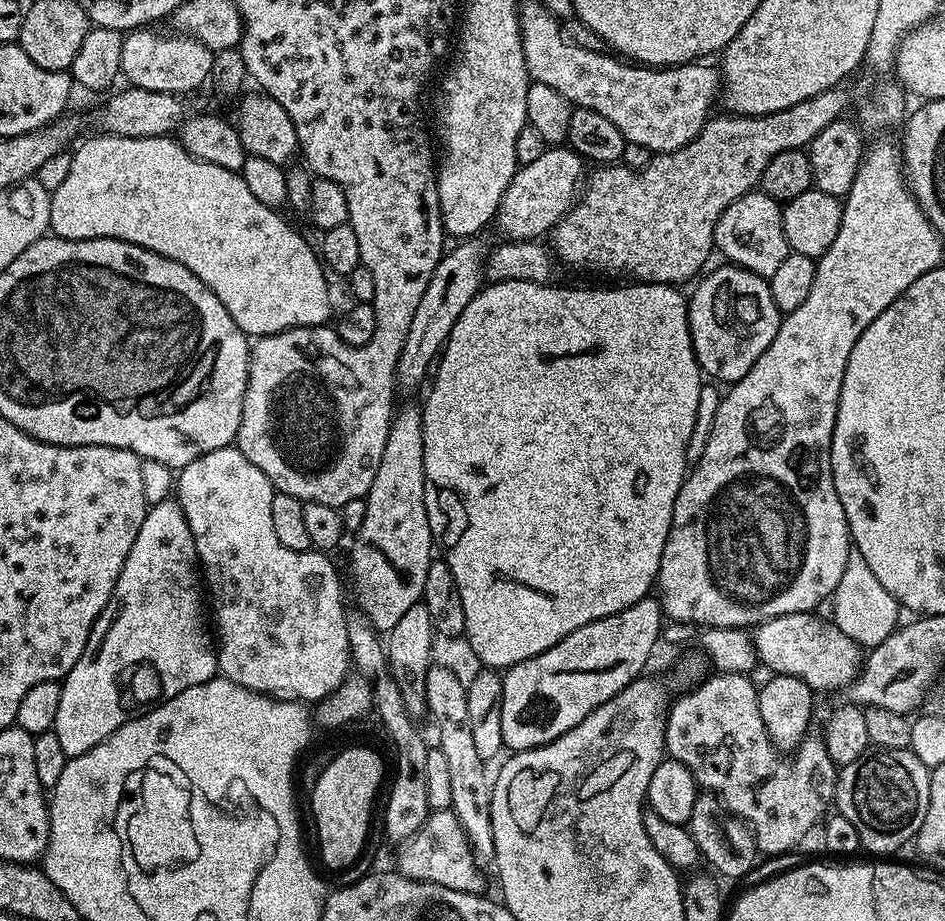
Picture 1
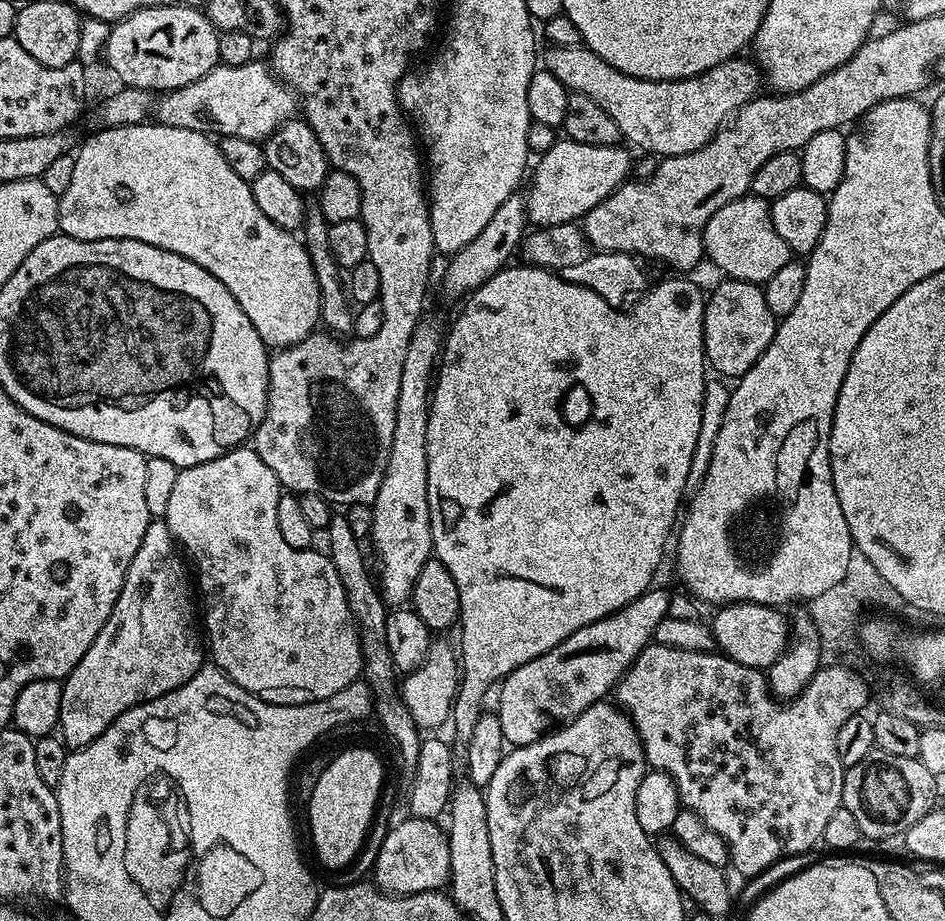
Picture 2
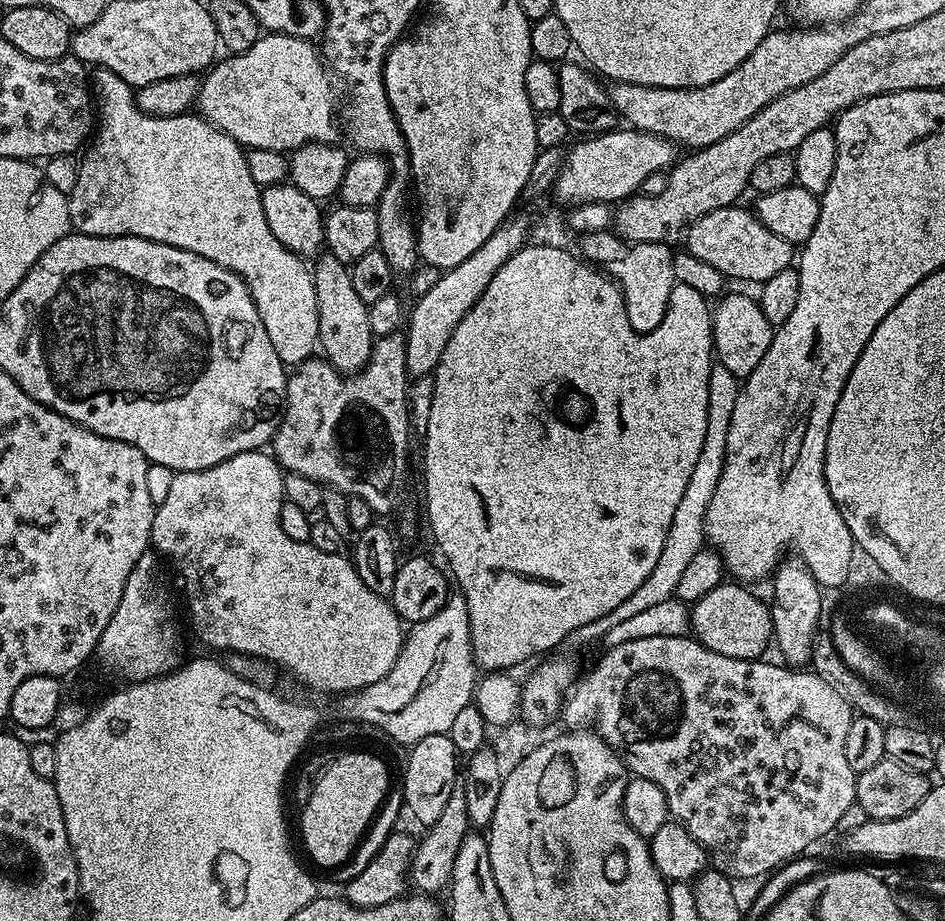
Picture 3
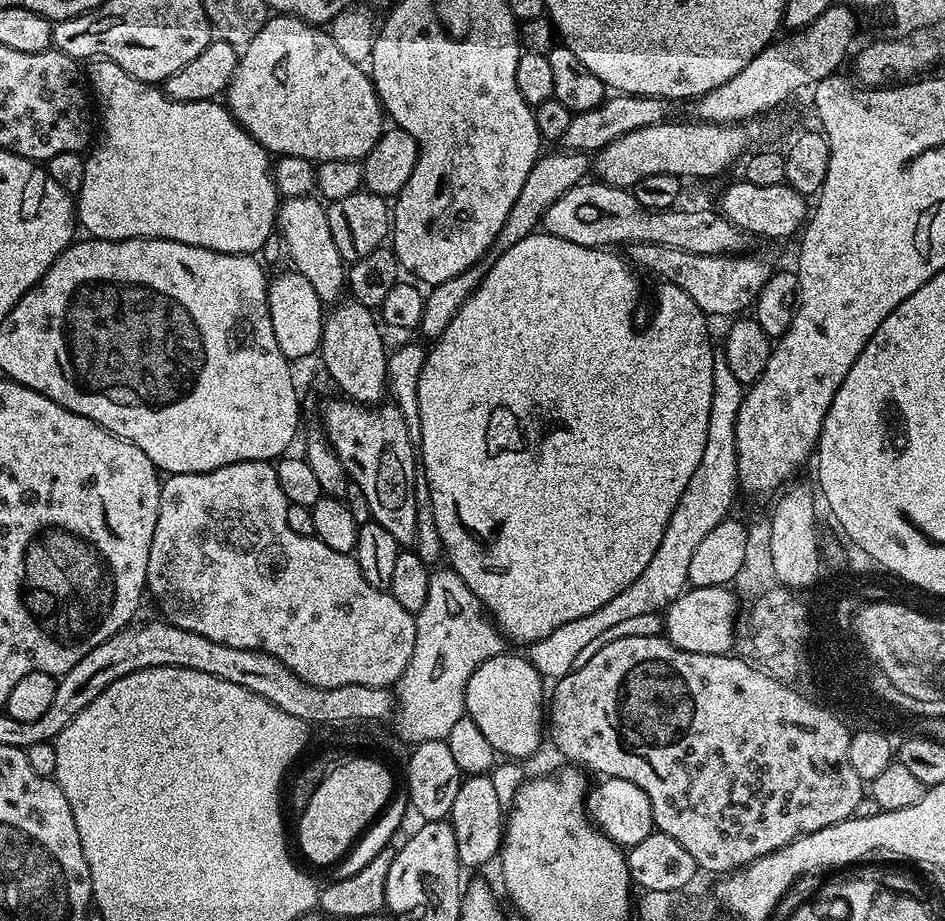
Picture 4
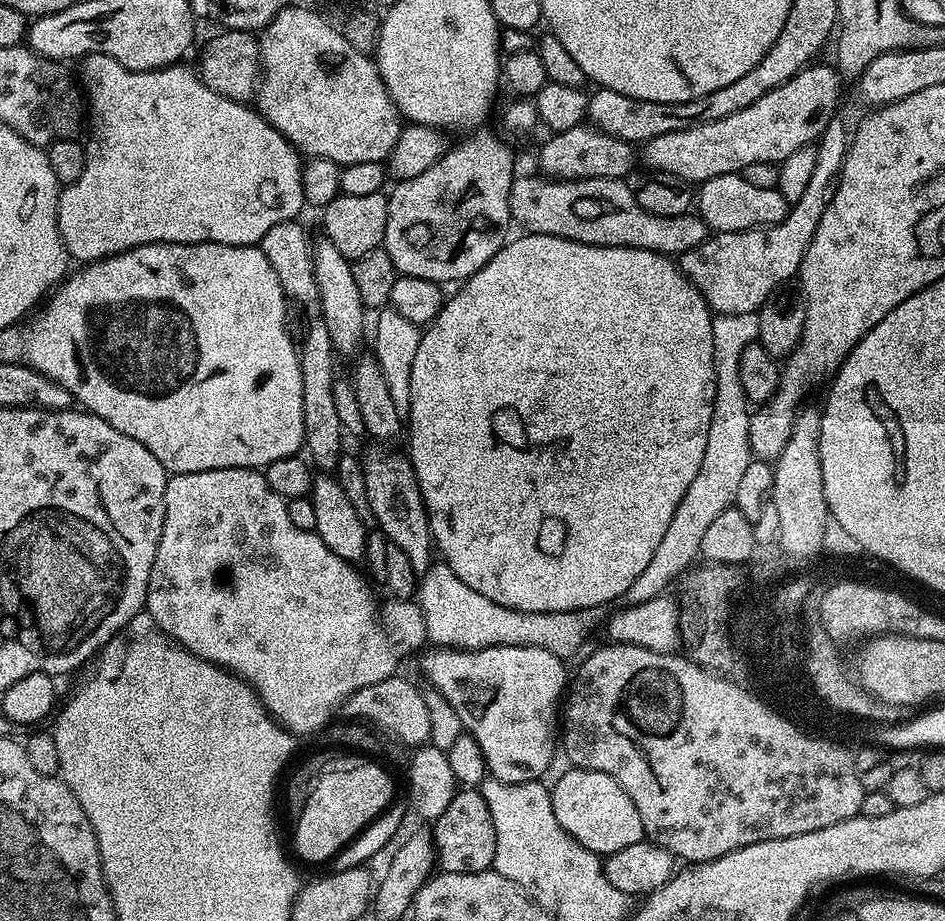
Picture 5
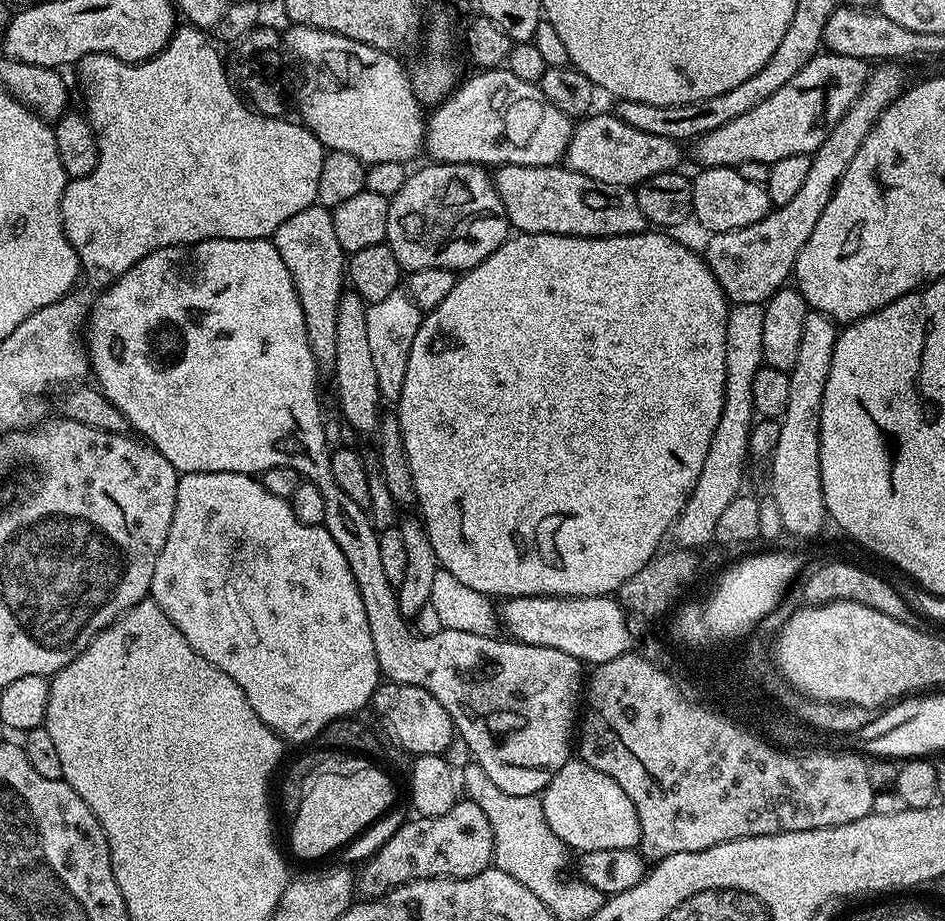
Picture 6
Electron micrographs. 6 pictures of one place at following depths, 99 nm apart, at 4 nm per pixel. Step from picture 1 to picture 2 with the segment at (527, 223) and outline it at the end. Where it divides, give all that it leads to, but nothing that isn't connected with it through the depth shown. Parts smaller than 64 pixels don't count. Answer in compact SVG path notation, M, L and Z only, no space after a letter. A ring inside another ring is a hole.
M567 138L557 139L556 144L550 146L550 150L546 150L546 154L542 154L535 161L536 169L534 169L535 164L531 169L532 185L526 188L529 221L536 228L549 228L559 224L583 221L587 212L594 210L598 202L605 200L629 179L633 163L633 153L624 146L586 146L582 142L574 142Z

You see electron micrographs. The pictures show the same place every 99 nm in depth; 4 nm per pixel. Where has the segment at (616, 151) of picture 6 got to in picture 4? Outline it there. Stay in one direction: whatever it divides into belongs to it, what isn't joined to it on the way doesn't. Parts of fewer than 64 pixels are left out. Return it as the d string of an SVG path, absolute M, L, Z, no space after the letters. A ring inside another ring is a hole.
M579 150L559 151L545 151L530 170L525 184L522 185L522 194L518 194L518 202L514 202L514 206L502 226L500 236L496 239L495 247L497 249L509 248L514 242L522 242L522 238L532 235L541 227L547 208L554 206L554 202L558 202L558 198L562 198L562 194L566 194L566 190L570 190L587 177L584 175L590 172L590 160L585 153Z

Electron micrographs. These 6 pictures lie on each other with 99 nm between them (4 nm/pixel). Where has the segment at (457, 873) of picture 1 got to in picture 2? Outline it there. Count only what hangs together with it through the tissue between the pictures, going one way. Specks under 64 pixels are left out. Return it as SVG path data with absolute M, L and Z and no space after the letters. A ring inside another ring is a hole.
M417 816L407 819L401 824L393 823L385 835L385 840L378 850L374 867L375 887L390 896L413 896L419 892L439 892L452 879L450 874L450 842L447 831L441 825L439 828L439 823L436 820L423 820Z

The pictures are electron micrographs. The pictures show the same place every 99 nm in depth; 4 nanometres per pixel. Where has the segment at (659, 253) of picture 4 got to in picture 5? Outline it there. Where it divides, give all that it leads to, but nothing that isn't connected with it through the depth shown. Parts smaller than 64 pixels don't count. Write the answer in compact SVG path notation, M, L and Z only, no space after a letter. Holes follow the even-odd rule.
M841 107L820 135L815 146L818 150L818 166L814 166L814 174L810 174L810 182L806 182L806 190L802 190L802 198L791 205L788 216L782 222L771 224L765 228L747 228L741 232L717 232L709 235L698 246L679 253L678 263L680 272L702 294L702 298L716 314L750 314L759 312L762 302L785 282L791 281L800 271L800 263L814 238L814 230L818 230L818 222L822 222L822 214L826 206L830 206L830 198L836 190L836 181L840 175L840 167L848 153L848 146L852 142L858 115L852 108Z

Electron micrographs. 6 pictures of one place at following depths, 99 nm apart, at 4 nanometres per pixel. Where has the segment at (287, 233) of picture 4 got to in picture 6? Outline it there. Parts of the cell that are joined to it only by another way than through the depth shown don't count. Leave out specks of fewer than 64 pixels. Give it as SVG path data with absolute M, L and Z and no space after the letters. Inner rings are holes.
M348 290L338 302L337 312L338 326L335 336L338 337L338 342L334 342L334 377L336 376L336 396L340 399L340 412L354 431L372 434L380 427L382 397L366 335L368 309L357 292Z

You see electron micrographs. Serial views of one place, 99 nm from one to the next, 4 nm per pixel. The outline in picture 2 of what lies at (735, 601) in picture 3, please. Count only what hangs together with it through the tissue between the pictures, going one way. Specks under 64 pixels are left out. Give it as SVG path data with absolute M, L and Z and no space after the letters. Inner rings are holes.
M726 604L717 607L715 612L716 617L710 620L713 641L723 655L728 656L731 660L738 662L742 666L766 670L788 647L790 620L787 615L784 617L780 613L783 611L777 610L775 607L766 604Z

